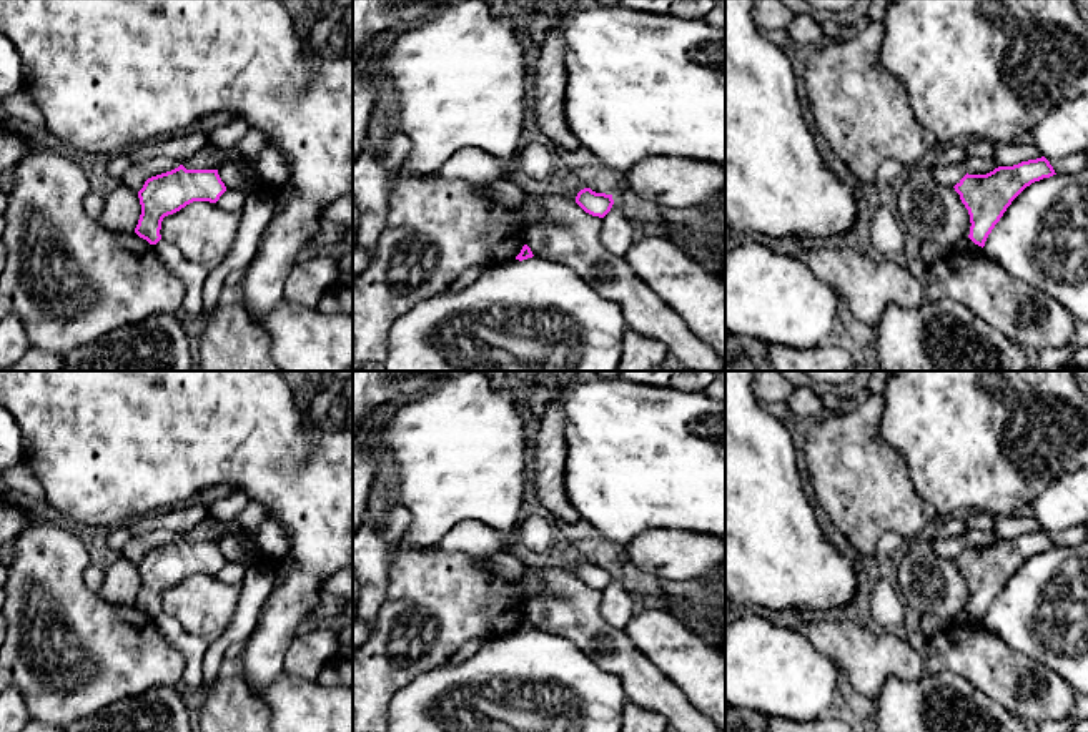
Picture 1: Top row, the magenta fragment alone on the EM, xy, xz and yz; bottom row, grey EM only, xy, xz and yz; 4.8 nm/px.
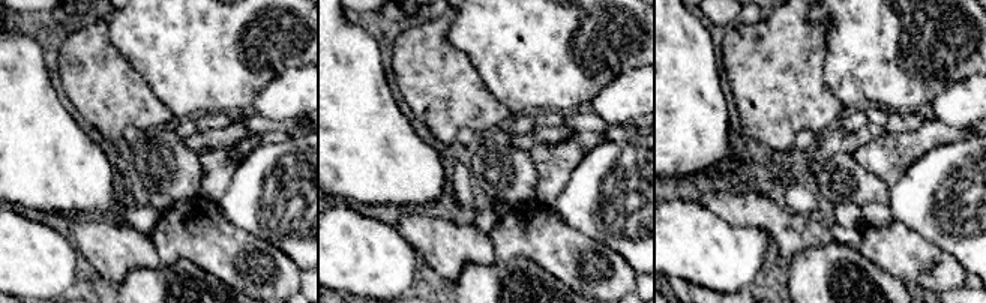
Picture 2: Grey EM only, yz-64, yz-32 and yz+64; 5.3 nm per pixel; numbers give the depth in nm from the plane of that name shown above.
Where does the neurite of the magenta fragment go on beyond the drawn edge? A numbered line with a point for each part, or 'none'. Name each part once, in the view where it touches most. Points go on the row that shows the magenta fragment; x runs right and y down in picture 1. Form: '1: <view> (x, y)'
none

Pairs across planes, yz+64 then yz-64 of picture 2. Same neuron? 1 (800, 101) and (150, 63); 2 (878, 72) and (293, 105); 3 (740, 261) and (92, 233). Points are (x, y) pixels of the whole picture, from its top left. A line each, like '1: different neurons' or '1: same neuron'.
1: different neurons
2: different neurons
3: different neurons

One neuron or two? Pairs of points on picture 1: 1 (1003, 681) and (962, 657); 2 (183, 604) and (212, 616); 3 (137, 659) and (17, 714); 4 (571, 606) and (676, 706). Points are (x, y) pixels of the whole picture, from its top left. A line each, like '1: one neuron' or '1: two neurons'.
1: one neuron
2: one neuron
3: two neurons
4: one neuron

